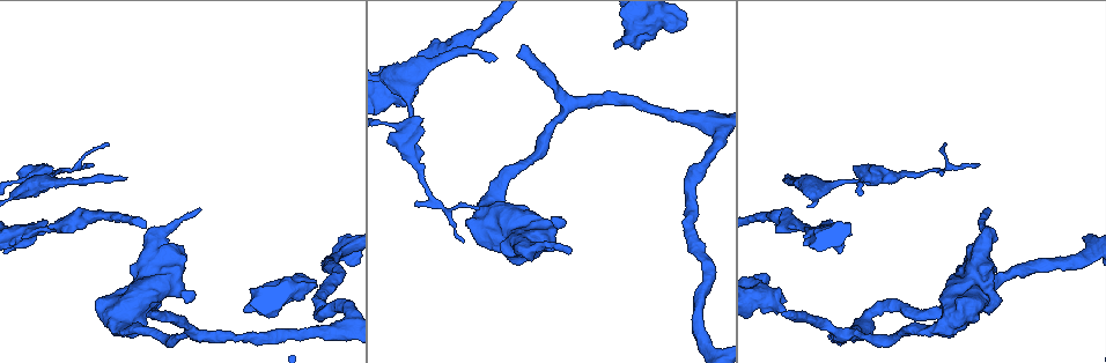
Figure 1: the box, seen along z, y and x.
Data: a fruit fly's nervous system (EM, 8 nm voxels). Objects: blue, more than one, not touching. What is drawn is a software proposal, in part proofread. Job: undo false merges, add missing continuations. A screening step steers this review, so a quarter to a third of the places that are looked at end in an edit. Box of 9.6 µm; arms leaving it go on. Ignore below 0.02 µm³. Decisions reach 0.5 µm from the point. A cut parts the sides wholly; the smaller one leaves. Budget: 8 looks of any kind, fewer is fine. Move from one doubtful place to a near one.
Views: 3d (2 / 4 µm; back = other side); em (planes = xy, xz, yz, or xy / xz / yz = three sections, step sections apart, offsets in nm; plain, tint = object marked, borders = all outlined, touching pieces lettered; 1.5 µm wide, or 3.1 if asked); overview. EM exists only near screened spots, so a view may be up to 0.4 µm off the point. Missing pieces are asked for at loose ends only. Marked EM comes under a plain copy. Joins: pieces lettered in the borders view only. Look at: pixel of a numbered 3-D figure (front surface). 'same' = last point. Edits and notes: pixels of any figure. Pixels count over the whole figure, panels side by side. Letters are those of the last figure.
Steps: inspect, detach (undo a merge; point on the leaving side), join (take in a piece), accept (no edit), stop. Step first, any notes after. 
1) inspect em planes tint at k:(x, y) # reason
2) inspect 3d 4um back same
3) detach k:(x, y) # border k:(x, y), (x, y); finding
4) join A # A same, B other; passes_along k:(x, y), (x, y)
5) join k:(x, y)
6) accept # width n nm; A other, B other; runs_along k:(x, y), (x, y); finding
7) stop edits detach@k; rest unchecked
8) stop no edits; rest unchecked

inspect 3d 2um at 1:(566, 109) # branch point

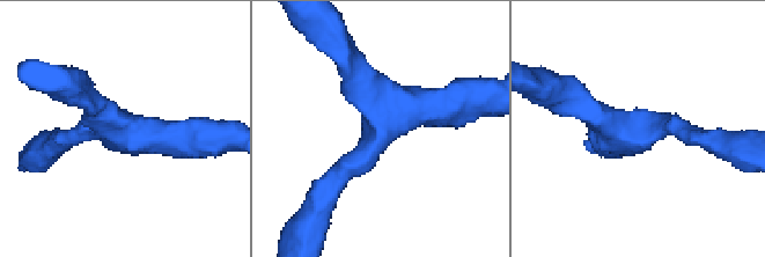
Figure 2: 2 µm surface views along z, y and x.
inspect em yz step 4 tint at 2:(629, 134) # arms 3; arm_widths 200, 220, 260 nm

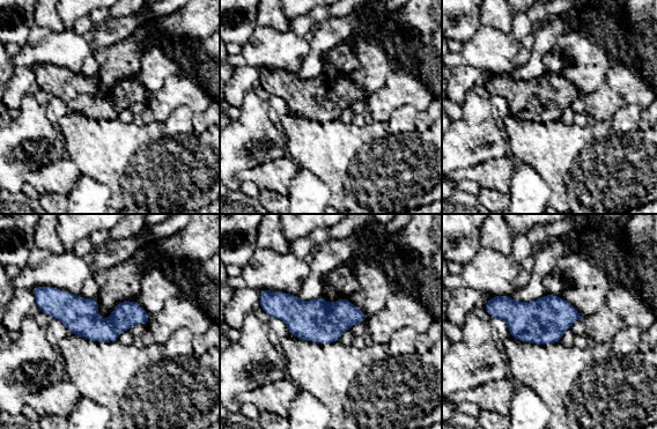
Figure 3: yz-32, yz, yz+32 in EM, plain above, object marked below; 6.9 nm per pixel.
inspect em planes borders same # cut it another way

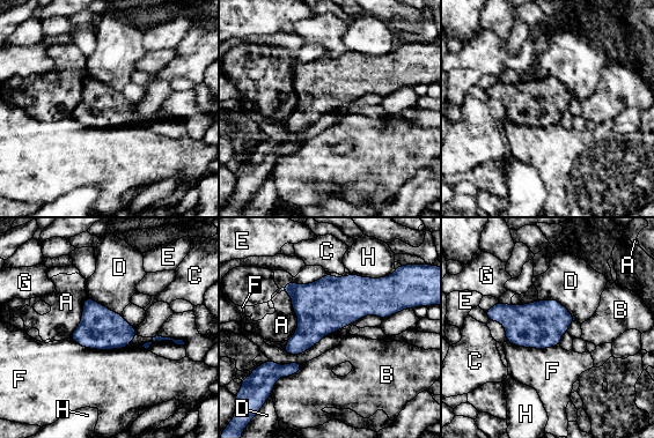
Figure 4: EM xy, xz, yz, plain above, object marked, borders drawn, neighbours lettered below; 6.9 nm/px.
accept # width 300 nm; A other, B other, C other, D other, E other, F other, G other, H other; border 4:(538, 299), (557, 299), (575, 320); continuous, no second neuron

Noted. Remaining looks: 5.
inspect em planes tint at 1:(126, 177) # branch stops here

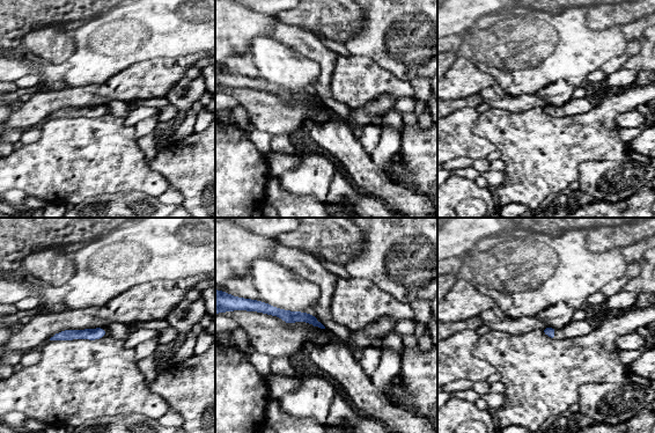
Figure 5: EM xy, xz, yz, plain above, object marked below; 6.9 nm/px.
inspect em planes borders same # see the neighbours

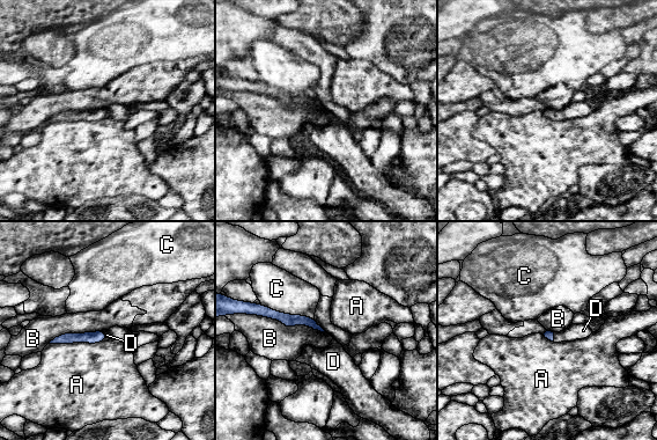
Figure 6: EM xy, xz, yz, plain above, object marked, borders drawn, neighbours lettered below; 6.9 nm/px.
join D # A other, B other, C other, D same; passes_along 6:(548, 335), (553, 337), (575, 331); the neuron continues

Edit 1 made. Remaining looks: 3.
inspect overview

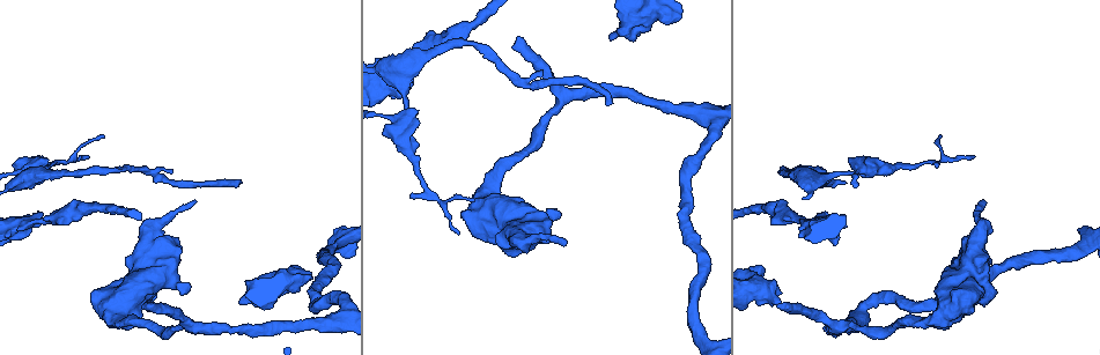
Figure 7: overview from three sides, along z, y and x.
inspect 3d 2um at 7:(519, 37) # branch stops here

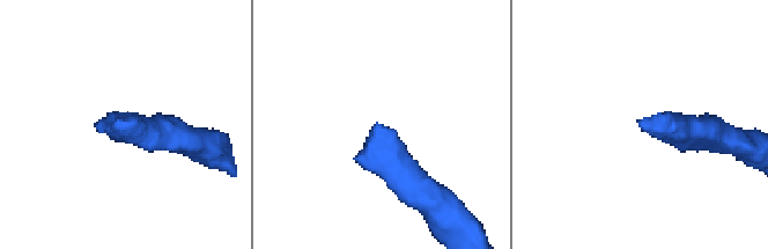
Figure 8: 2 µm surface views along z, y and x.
inspect em yz step 4 borders at 8:(376, 122)

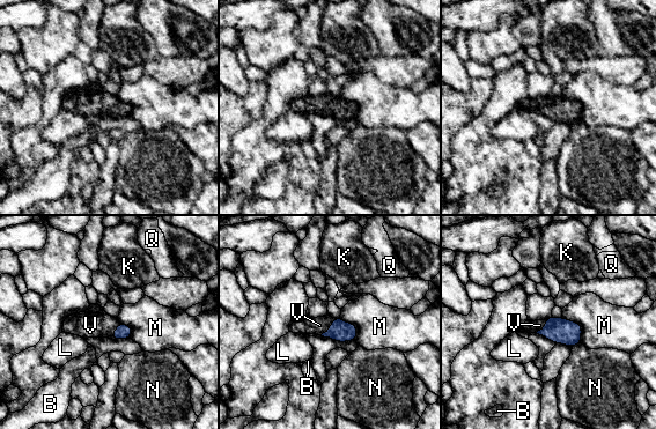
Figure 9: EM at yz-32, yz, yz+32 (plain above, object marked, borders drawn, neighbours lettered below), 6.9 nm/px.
join V # B other, K other, L other, M other, N other, Q other, V same; passes_along 9:(340, 331), (330, 327), (319, 325); it goes on there

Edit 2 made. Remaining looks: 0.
stop edits join@6, join@9; rest unchecked

